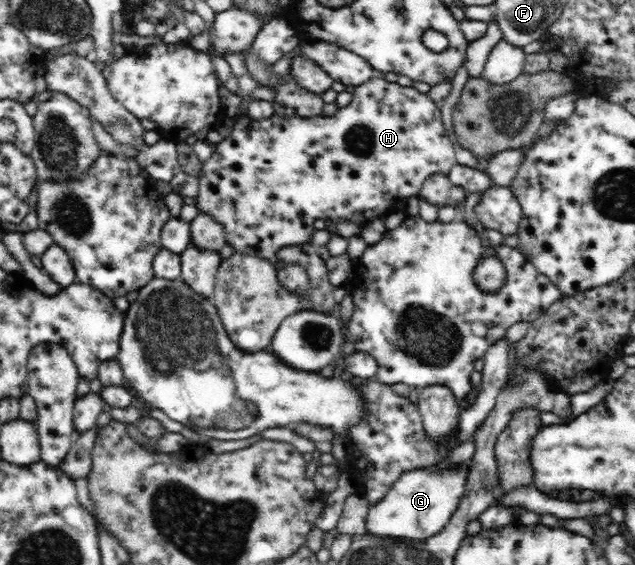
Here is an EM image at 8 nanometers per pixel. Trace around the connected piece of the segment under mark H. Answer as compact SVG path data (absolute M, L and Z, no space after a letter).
M376 74L372 79L355 86L352 94L352 100L346 107L339 108L333 117L308 117L299 116L287 117L276 116L269 119L256 120L248 115L242 115L235 120L232 126L231 134L224 138L217 146L213 147L213 152L206 161L202 163L201 174L199 178L199 190L195 195L195 206L199 213L205 213L213 217L216 221L223 225L225 233L225 243L232 245L234 251L239 251L244 255L252 257L262 257L269 261L276 256L279 249L288 247L288 245L298 245L311 241L312 234L316 231L313 222L316 219L324 219L327 222L336 222L338 219L342 221L350 221L360 228L360 231L368 224L373 224L374 219L383 219L391 213L396 205L398 198L417 197L421 190L422 184L434 173L443 173L448 175L450 168L457 164L455 149L452 142L449 141L444 123L442 122L442 113L436 104L426 93L418 92L413 86L400 86L397 82L388 82L384 78Z

